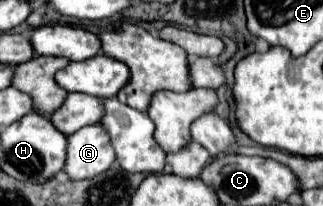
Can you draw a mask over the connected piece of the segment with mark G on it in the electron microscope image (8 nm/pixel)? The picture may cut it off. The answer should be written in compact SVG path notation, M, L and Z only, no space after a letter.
M91 124L69 136L63 170L71 180L85 180L105 172L115 162L109 134L101 124Z

